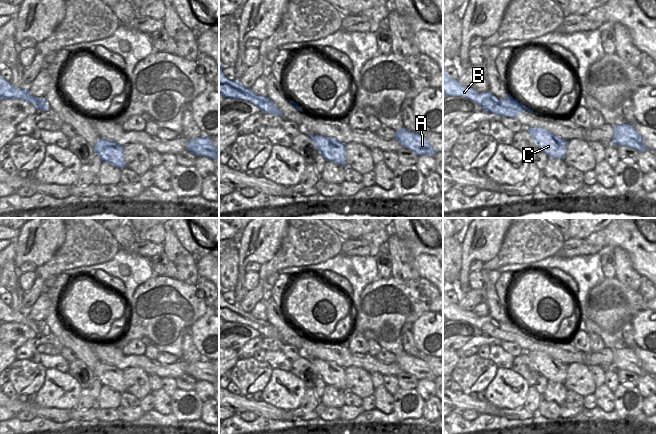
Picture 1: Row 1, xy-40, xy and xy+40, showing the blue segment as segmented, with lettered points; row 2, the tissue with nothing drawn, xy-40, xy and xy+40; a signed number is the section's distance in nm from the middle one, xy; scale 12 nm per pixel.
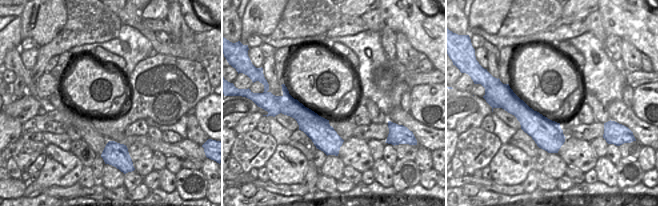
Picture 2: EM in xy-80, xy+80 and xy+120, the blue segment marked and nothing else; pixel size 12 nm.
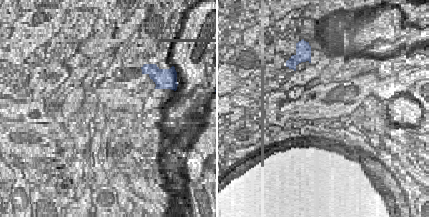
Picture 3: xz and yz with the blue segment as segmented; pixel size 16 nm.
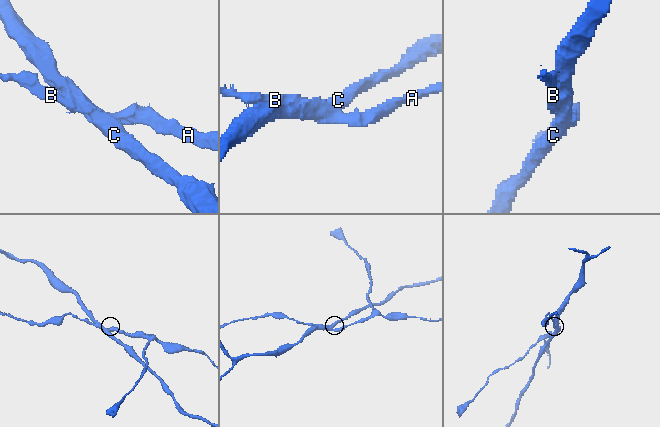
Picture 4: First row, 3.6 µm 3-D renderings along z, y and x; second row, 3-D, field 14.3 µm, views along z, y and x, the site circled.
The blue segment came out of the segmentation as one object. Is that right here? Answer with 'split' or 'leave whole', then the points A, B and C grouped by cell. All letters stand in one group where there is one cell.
split; groups A B / C

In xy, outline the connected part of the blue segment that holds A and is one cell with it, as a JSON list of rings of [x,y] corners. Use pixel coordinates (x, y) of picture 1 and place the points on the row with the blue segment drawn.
[[[406,128],[396,131],[395,139],[403,148],[415,152],[418,156],[434,156],[436,154],[425,137],[414,132],[409,132]]]

